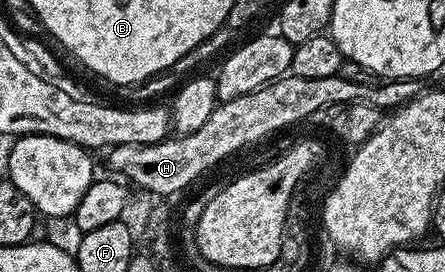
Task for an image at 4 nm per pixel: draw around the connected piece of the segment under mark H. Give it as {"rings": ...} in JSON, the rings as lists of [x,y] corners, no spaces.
{"rings":[[[285,75],[263,85],[261,89],[238,95],[238,99],[220,101],[210,119],[206,119],[198,131],[172,135],[153,145],[114,145],[107,150],[106,156],[109,167],[116,172],[113,174],[119,175],[125,182],[133,186],[141,185],[148,193],[168,197],[171,193],[182,192],[191,181],[198,180],[207,169],[214,168],[231,153],[236,153],[279,129],[288,129],[299,121],[307,122],[318,107],[347,107],[357,101],[364,101],[381,111],[391,111],[414,100],[423,91],[423,82],[418,79],[384,79],[378,86],[360,86],[338,76],[330,79],[302,79]]]}

